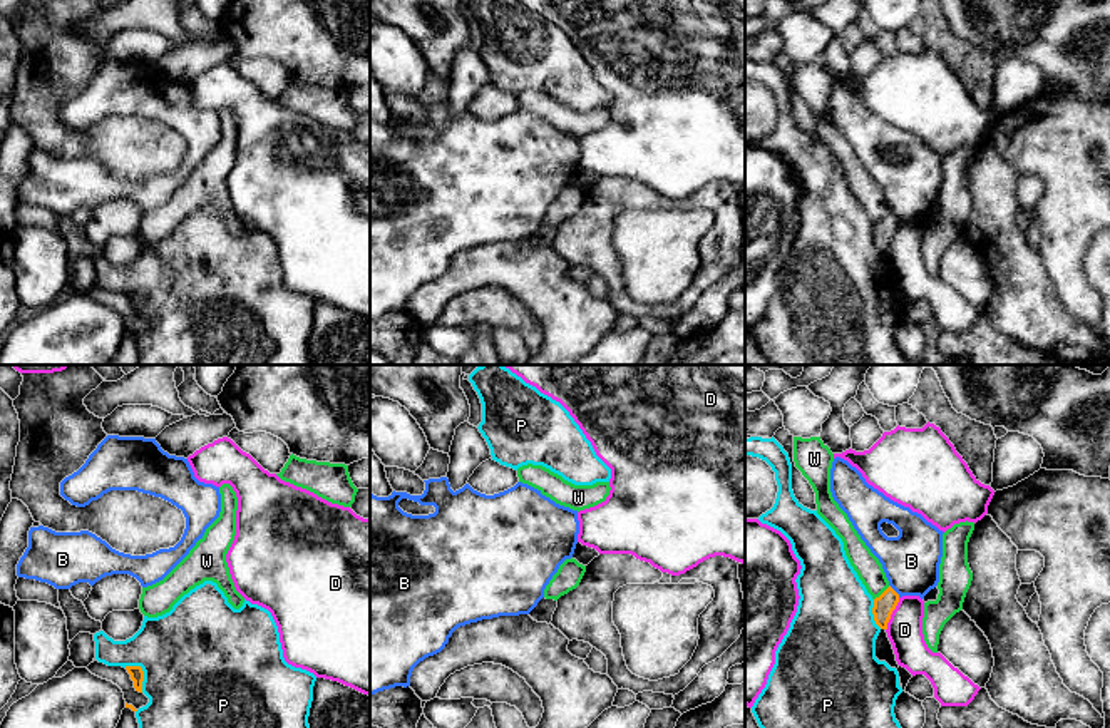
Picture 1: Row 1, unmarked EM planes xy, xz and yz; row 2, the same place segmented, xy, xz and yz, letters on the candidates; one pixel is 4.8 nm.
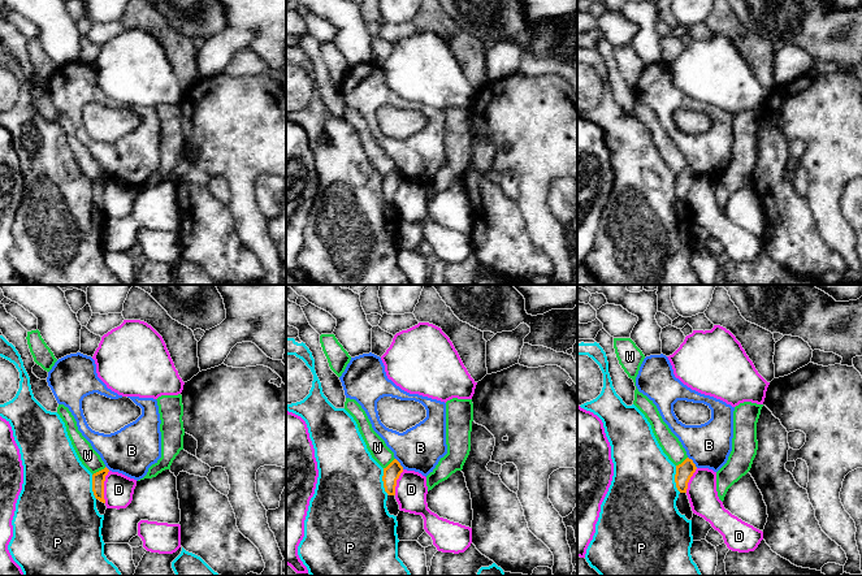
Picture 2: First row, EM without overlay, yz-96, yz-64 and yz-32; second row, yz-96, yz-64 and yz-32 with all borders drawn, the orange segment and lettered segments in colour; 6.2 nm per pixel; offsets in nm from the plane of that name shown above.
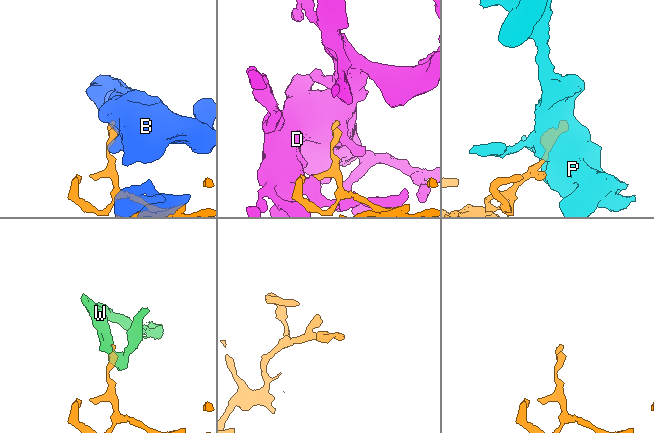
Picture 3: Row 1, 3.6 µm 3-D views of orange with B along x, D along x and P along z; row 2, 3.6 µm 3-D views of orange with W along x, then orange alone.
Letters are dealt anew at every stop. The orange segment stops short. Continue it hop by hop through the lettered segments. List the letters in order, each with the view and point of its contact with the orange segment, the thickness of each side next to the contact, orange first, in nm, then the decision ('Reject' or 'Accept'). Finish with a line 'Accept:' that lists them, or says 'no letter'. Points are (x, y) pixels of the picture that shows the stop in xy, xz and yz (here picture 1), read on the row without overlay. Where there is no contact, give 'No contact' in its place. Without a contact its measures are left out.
B: Touches orange at yz (894, 216). Thickness 100 nm (orange) against 280 nm. Reject
D: Touches orange at yz (891, 238). Thickness 100 nm (orange) against 180 nm. Reject
P: Touches orange at xy (143, 298). Thickness 70 nm (orange) against 500 nm. Reject
W: Touches orange at yz (883, 218). Thickness 100 nm (orange) against 120 nm. Reject
Accept: no letter

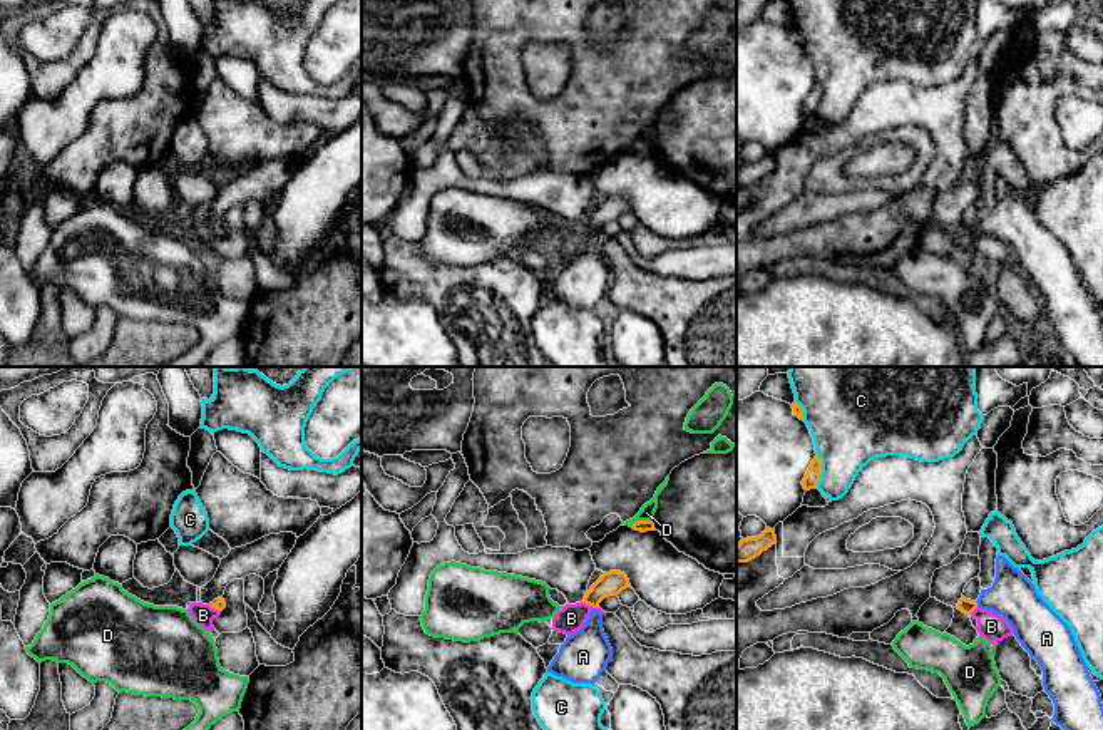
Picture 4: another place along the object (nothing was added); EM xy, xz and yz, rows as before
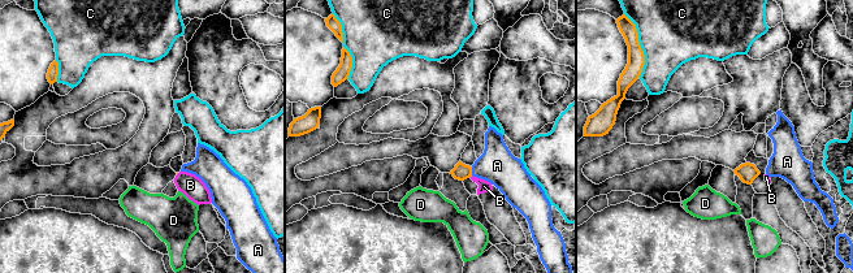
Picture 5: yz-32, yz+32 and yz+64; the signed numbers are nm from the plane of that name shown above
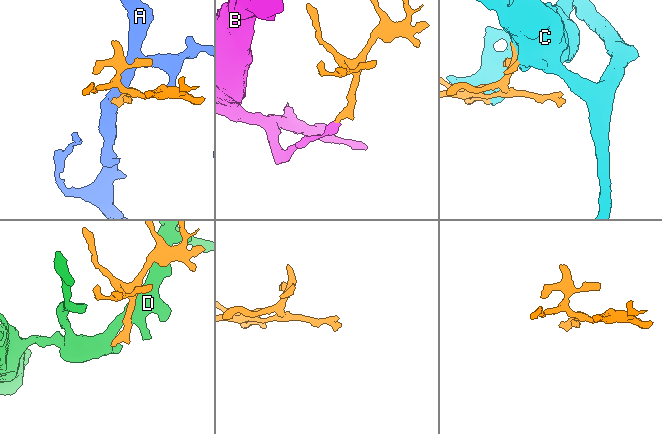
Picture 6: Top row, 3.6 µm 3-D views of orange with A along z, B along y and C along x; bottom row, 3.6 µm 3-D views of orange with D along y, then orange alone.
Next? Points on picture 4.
A: Touches orange at yz (976, 230). Thickness 70 nm (orange) against 220 nm. Accept
B: Touches orange at xz (589, 230). Thickness 120 nm (orange) against 140 nm. Reject
C: Touches orange at yz (820, 96). Thickness 70 nm (orange) against 360 nm. Reject
D: Touches orange at xz (641, 146). Thickness 60 nm (orange) against 70 nm. Reject
Accept: A

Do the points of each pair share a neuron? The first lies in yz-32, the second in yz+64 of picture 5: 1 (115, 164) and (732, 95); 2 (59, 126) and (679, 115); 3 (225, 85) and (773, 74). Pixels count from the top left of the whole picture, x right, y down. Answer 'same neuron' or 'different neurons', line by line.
1: different neurons
2: different neurons
3: different neurons

